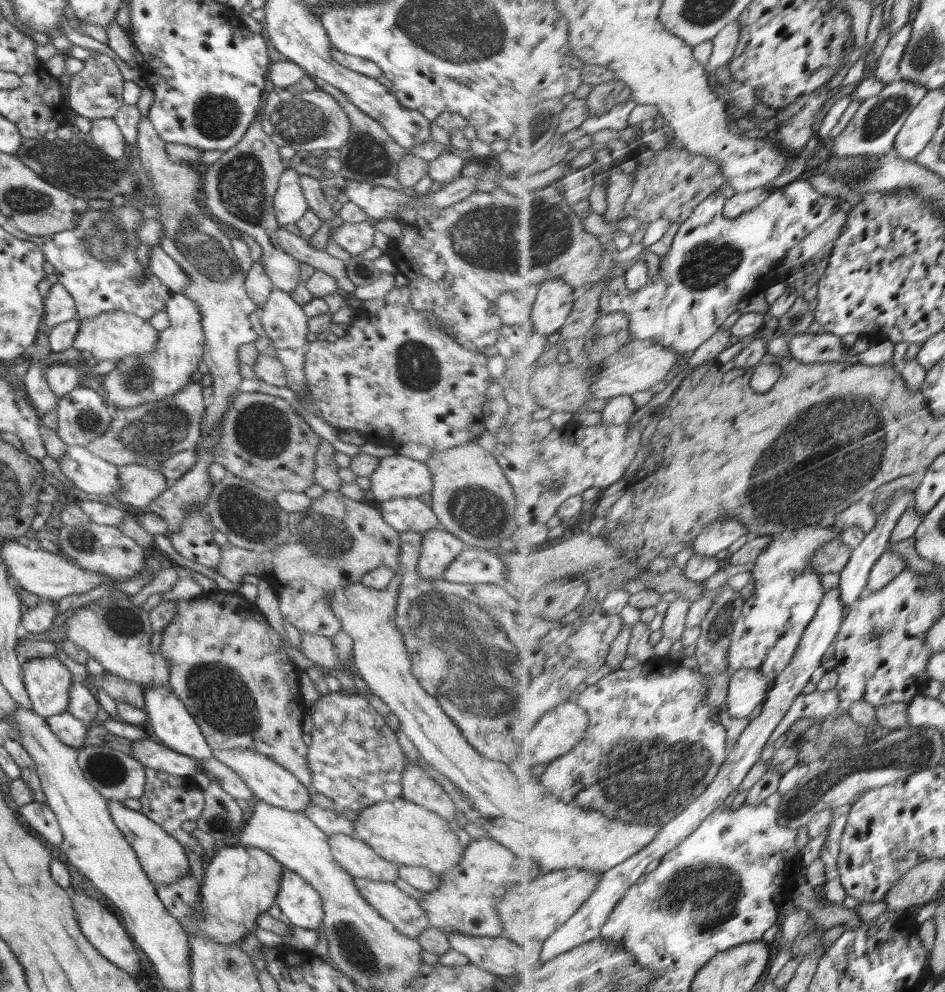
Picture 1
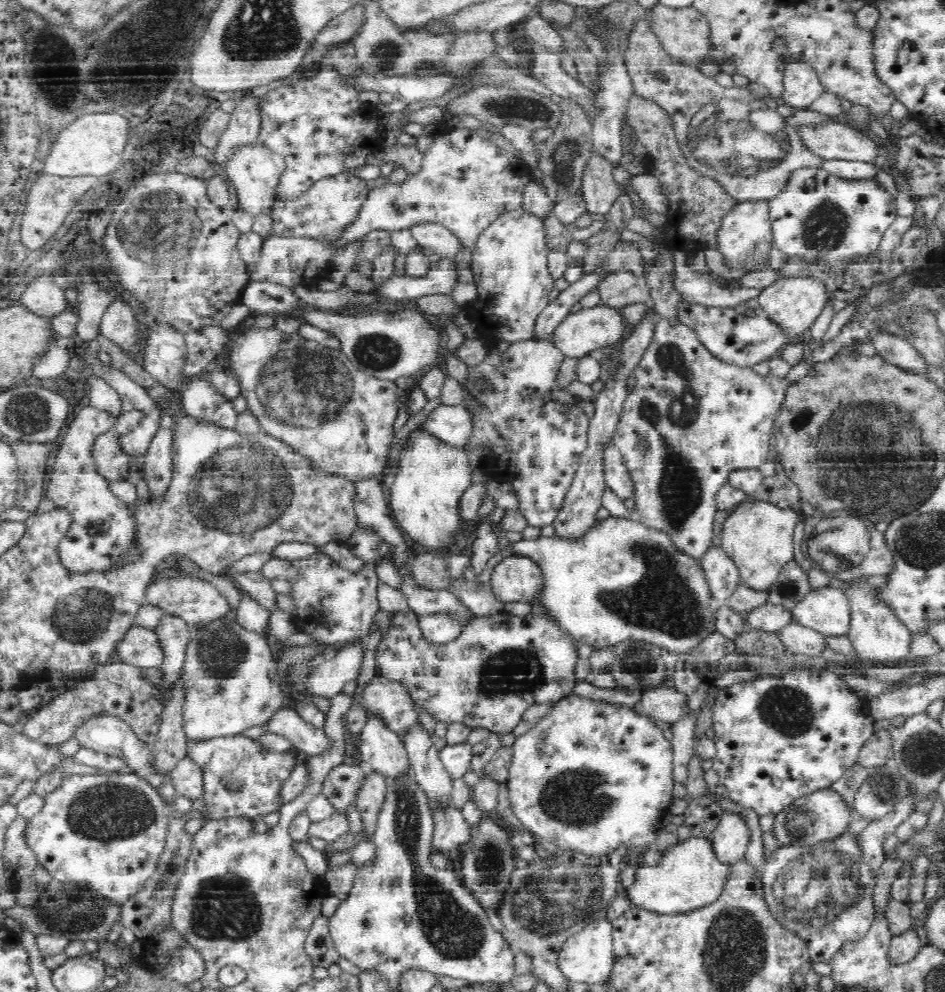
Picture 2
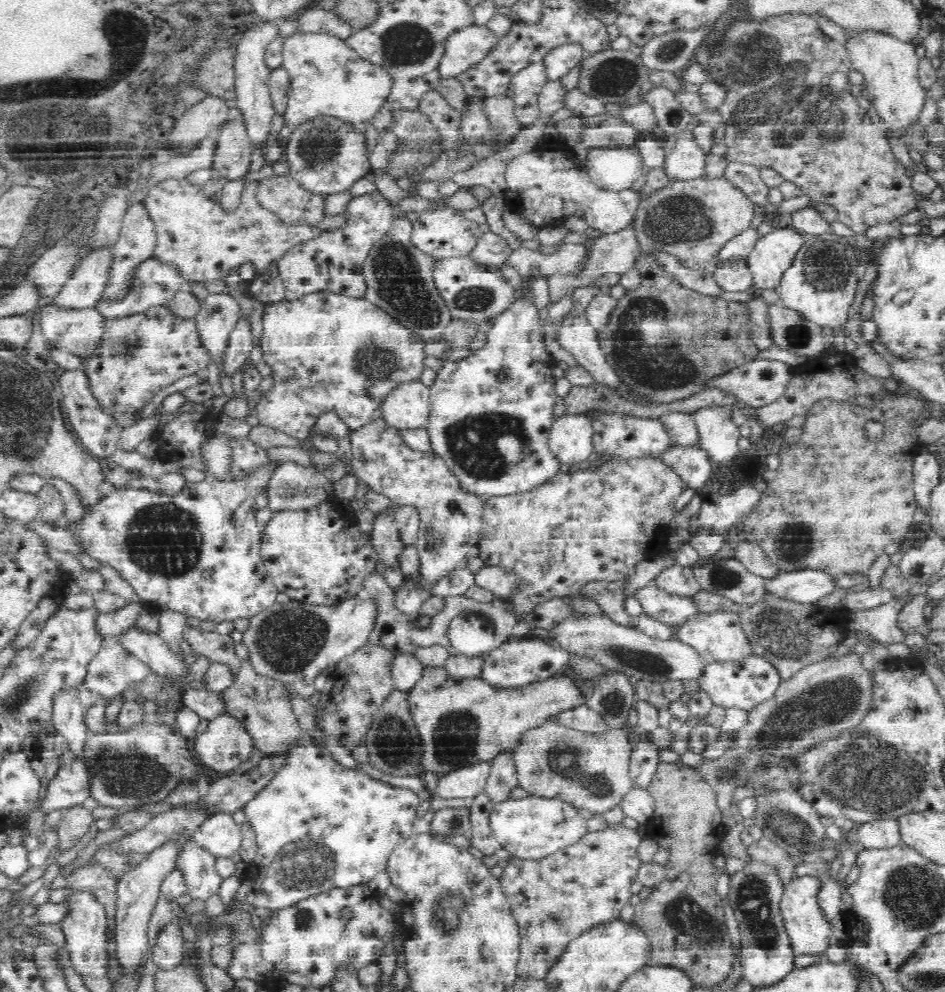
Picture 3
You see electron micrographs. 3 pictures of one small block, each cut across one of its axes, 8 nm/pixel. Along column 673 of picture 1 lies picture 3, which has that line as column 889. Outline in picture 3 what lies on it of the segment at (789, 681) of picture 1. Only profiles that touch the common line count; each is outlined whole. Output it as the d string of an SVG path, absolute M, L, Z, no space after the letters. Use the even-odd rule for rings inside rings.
M878 820L858 828L855 844L865 850L892 850L901 844L896 820Z

